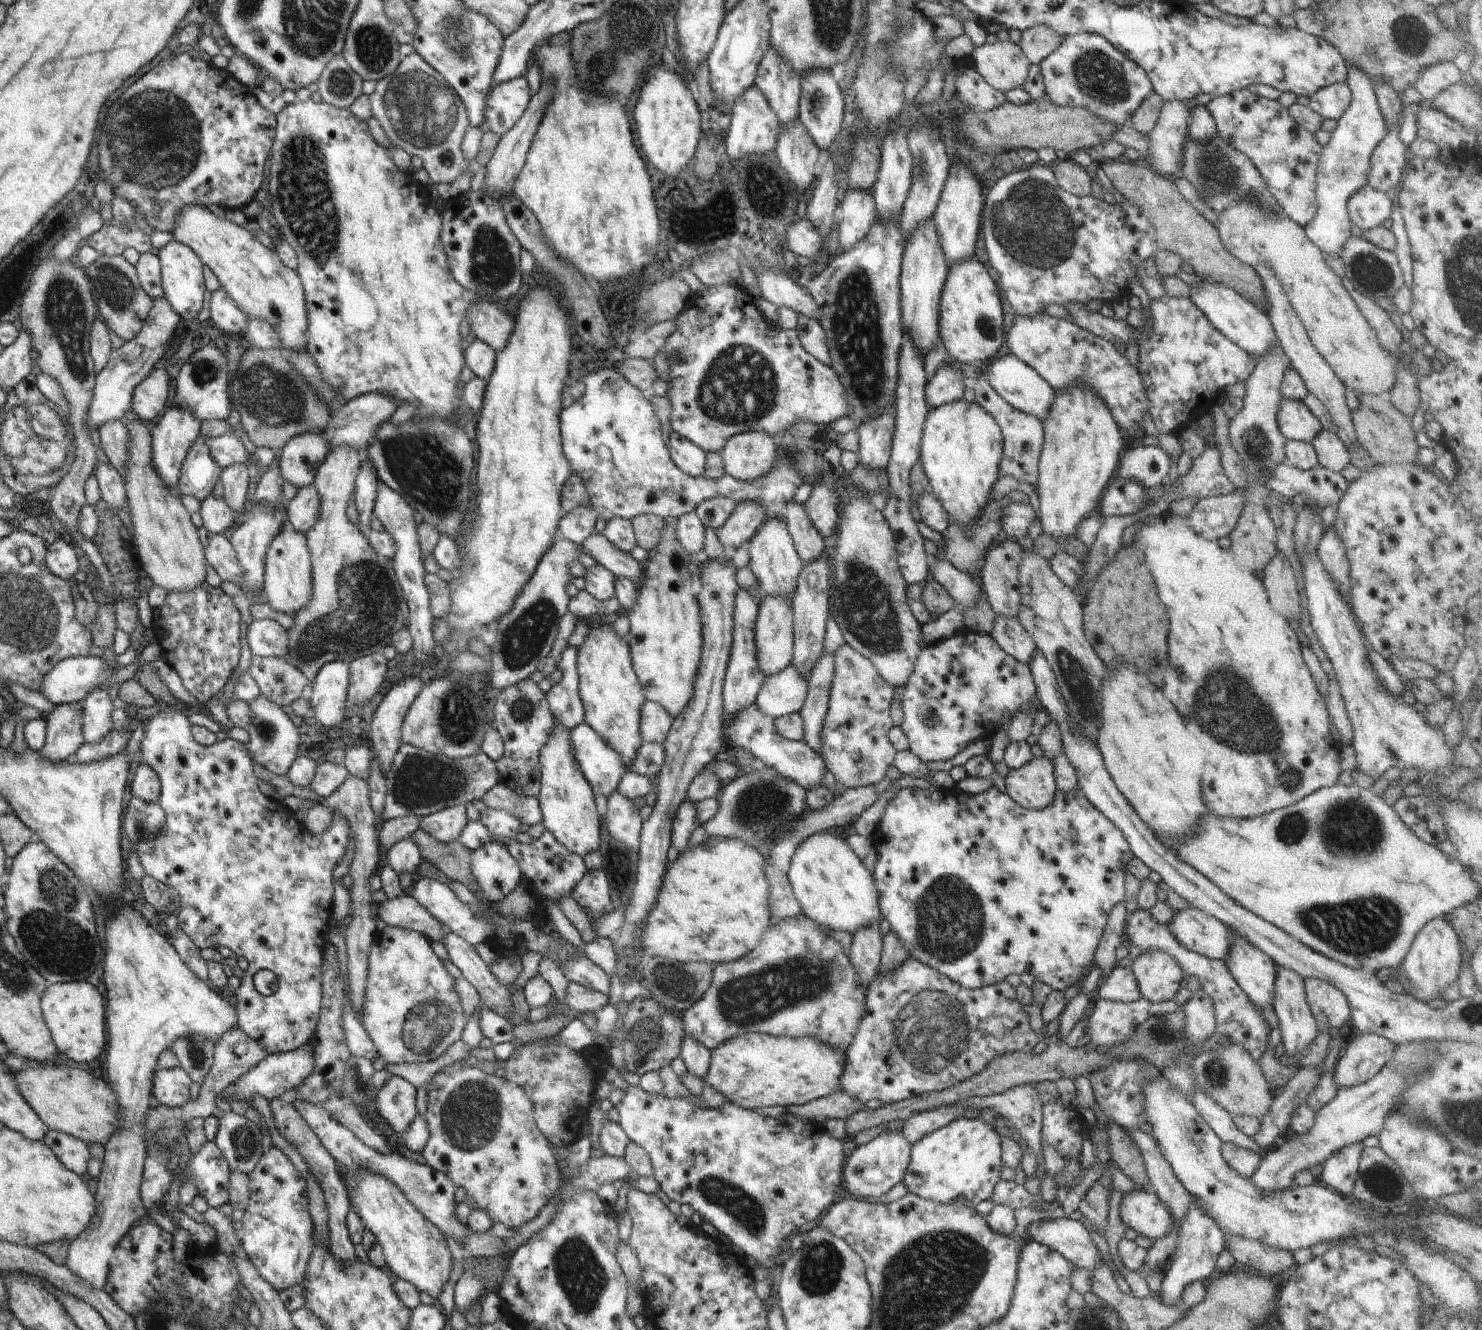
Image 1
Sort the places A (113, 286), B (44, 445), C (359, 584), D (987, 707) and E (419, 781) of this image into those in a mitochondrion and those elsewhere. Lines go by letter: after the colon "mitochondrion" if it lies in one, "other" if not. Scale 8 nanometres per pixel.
A: mitochondrion
B: mitochondrion
C: mitochondrion
D: other
E: mitochondrion

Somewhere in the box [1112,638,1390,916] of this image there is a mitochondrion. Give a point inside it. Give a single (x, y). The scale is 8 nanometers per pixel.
(1219, 709)

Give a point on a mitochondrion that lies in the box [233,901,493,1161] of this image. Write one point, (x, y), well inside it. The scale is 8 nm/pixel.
(434, 1017)

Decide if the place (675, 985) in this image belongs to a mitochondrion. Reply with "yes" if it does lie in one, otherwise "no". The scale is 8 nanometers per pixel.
yes

